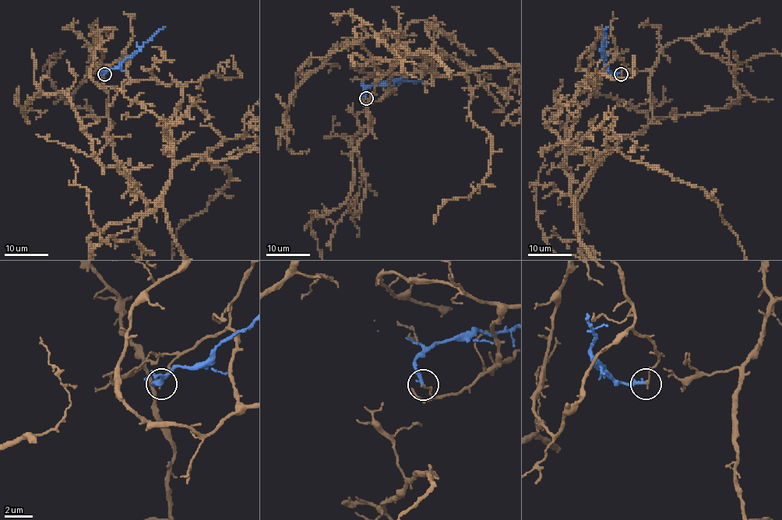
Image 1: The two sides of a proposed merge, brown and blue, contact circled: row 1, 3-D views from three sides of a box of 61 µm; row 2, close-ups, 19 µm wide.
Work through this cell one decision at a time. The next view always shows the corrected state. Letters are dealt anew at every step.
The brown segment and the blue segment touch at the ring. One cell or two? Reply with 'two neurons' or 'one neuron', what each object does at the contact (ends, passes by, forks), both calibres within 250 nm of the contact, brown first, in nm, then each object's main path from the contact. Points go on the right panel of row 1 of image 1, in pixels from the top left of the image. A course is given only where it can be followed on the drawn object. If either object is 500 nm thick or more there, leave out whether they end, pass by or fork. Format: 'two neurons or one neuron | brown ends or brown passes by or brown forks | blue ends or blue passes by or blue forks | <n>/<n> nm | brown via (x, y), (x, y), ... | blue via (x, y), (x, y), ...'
two neurons | brown ends | blue ends | 140/260 nm | blue via (621, 73), (613, 73), (604, 64), (602, 43), (604, 31), (609, 27)

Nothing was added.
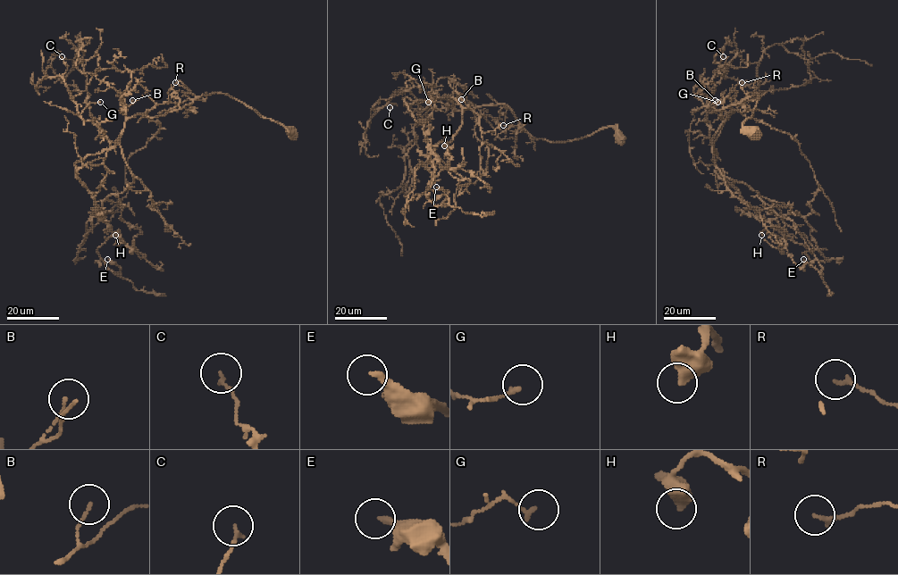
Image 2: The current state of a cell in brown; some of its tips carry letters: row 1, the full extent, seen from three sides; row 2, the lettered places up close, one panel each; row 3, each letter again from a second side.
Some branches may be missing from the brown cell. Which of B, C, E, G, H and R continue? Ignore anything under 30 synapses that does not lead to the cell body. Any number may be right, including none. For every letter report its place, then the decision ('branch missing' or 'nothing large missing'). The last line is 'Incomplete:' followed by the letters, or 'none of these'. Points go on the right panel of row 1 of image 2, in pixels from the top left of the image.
B: place (715, 100); nothing large missing
C: place (723, 56); nothing large missing
E: place (803, 259); nothing large missing
G: place (717, 102); nothing large missing
H: place (761, 235); nothing large missing
R: place (742, 82); nothing large missing
Incomplete: none of these

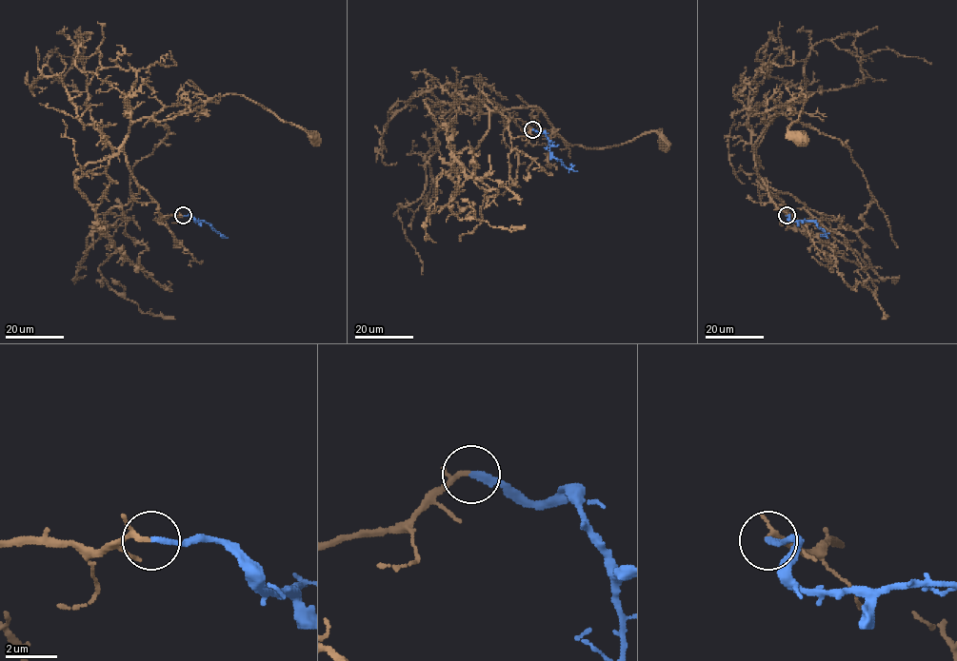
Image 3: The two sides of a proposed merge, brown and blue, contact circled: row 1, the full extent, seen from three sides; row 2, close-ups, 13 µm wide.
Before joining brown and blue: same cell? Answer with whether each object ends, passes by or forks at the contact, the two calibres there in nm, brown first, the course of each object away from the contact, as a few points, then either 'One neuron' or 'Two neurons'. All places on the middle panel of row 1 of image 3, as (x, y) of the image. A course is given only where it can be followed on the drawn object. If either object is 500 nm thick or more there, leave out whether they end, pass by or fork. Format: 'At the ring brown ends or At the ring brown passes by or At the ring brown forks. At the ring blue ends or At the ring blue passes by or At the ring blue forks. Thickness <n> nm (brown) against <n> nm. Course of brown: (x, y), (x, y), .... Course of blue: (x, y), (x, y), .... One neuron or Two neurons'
At the ring brown passes by. At the ring blue ends. Thickness 150 nm (brown) against 260 nm. Course of brown: (532, 129), (511, 136), (472, 98), (483, 113), (538, 107), (566, 143), (656, 132), (664, 145). Course of blue: (532, 129), (546, 134), (551, 155), (566, 166), (577, 170). One neuron

